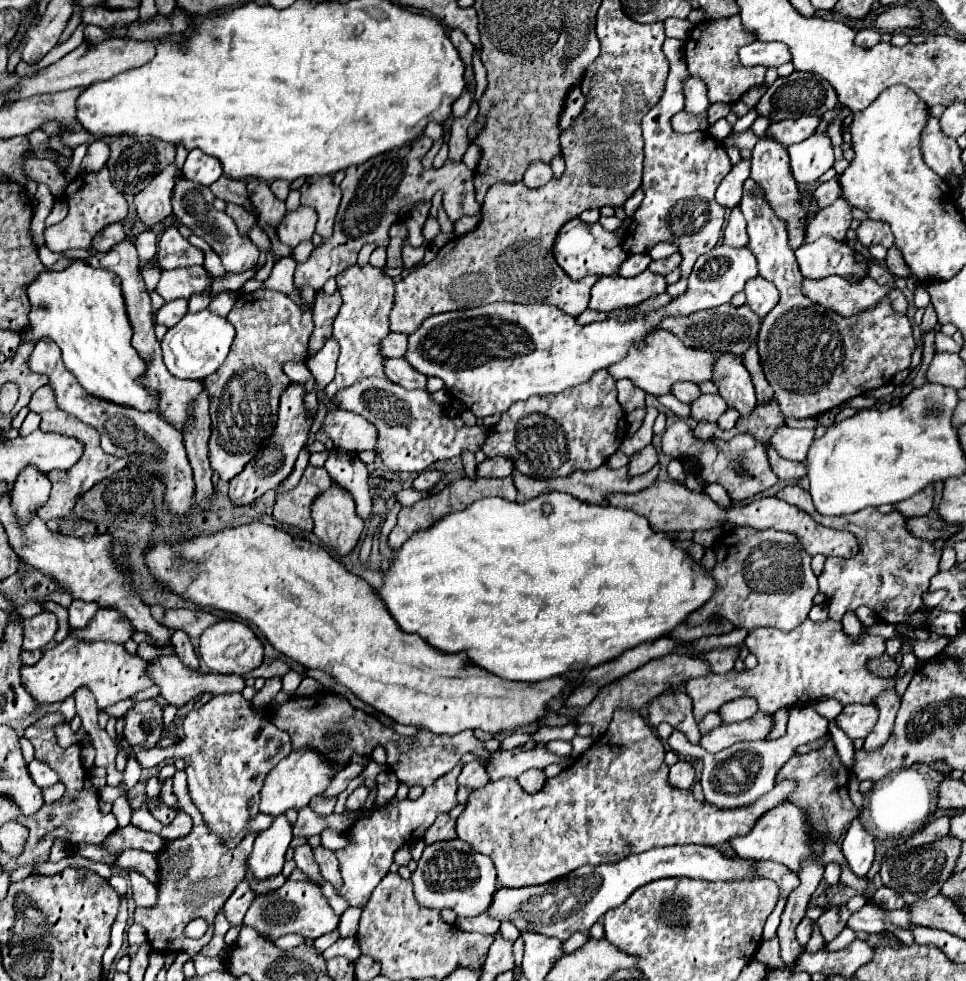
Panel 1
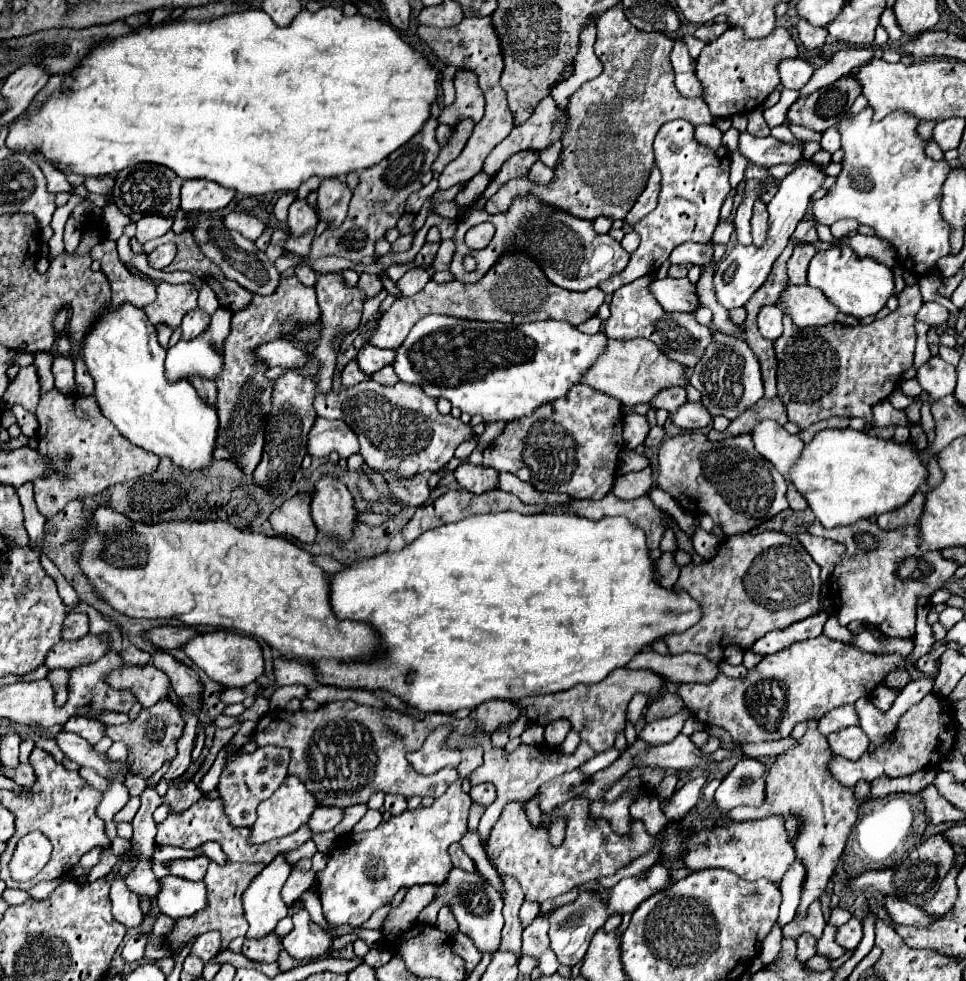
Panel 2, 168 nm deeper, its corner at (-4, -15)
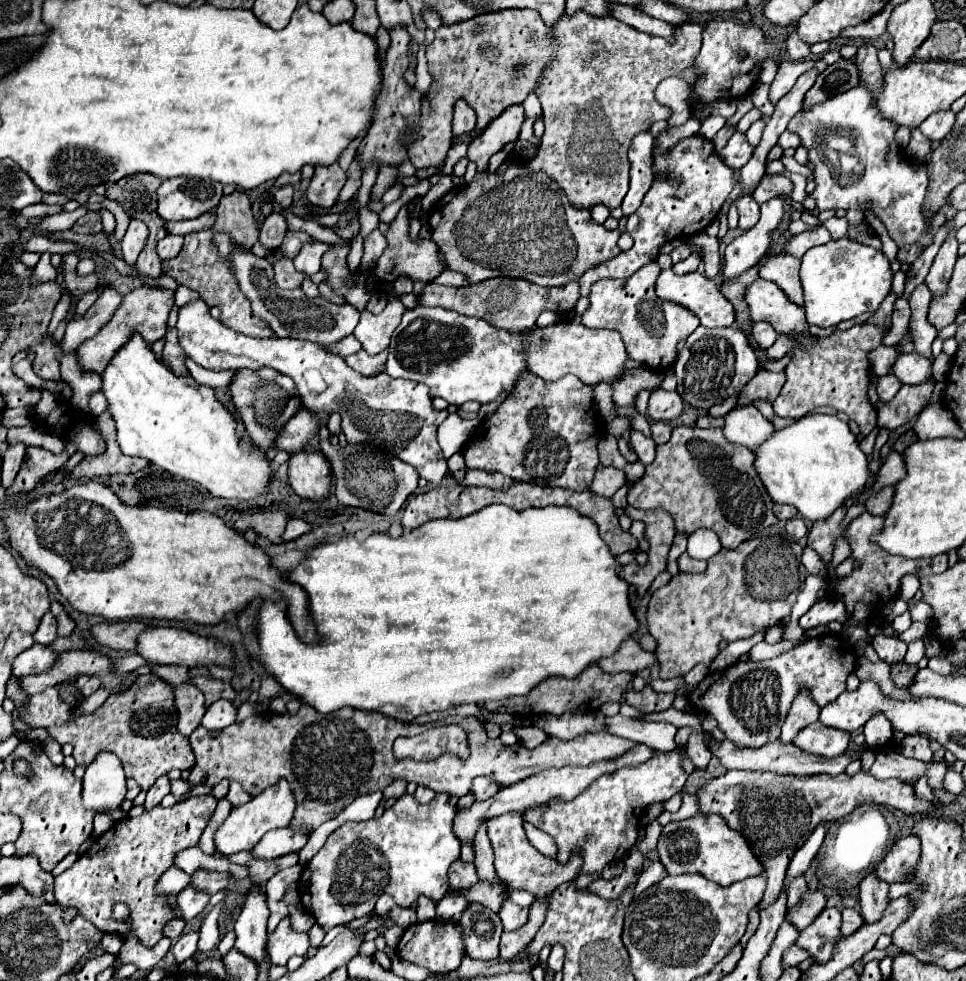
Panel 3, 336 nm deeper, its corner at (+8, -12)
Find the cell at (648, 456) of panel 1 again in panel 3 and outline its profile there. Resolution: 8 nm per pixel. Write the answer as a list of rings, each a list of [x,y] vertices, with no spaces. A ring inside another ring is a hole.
[[[598,465],[596,473],[594,473],[594,479],[592,479],[592,485],[590,485],[590,491],[600,495],[600,497],[610,499],[624,483],[626,483],[626,477],[620,469]]]

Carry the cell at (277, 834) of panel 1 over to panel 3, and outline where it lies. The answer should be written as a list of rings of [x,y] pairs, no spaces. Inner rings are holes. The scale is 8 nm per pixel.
[[[254,885],[252,891],[246,895],[246,901],[242,905],[242,911],[234,923],[236,931],[236,945],[234,949],[244,953],[246,957],[252,957],[256,965],[260,965],[266,959],[266,941],[268,941],[268,905],[266,905],[266,893],[260,885]]]

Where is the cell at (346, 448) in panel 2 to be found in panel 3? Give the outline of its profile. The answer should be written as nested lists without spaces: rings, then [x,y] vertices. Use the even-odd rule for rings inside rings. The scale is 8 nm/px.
[[[300,409],[298,413],[294,413],[292,421],[284,425],[280,437],[276,437],[276,449],[288,453],[300,451],[308,445],[314,433],[318,433],[318,419],[310,411],[304,413],[304,409]]]

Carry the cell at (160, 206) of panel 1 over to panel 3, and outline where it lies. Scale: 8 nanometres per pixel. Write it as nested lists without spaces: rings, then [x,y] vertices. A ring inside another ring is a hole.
[[[132,219],[130,221],[130,227],[122,239],[122,253],[124,253],[124,261],[128,265],[134,265],[138,255],[142,253],[144,245],[146,245],[146,239],[148,239],[148,227],[138,221],[138,219]]]

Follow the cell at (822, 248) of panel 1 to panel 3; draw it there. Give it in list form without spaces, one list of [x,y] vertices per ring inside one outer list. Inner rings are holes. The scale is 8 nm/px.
[[[848,237],[812,247],[802,257],[800,269],[808,323],[818,327],[836,327],[840,321],[854,319],[856,315],[874,313],[890,295],[892,277],[894,271],[882,251],[854,243]]]

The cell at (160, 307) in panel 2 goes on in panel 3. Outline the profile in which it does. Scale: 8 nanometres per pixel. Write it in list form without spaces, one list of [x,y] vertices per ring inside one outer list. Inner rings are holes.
[[[146,287],[134,289],[132,293],[128,293],[122,299],[122,303],[114,311],[112,319],[92,339],[86,339],[76,349],[78,367],[82,371],[102,373],[104,365],[108,365],[108,361],[112,359],[112,353],[116,353],[116,349],[120,349],[120,345],[124,345],[124,341],[128,341],[128,337],[132,337],[132,333],[140,333],[144,337],[144,341],[148,341],[148,345],[156,343],[166,333],[166,319],[168,319],[168,313],[170,313],[172,305],[174,305],[174,291],[146,289]]]

